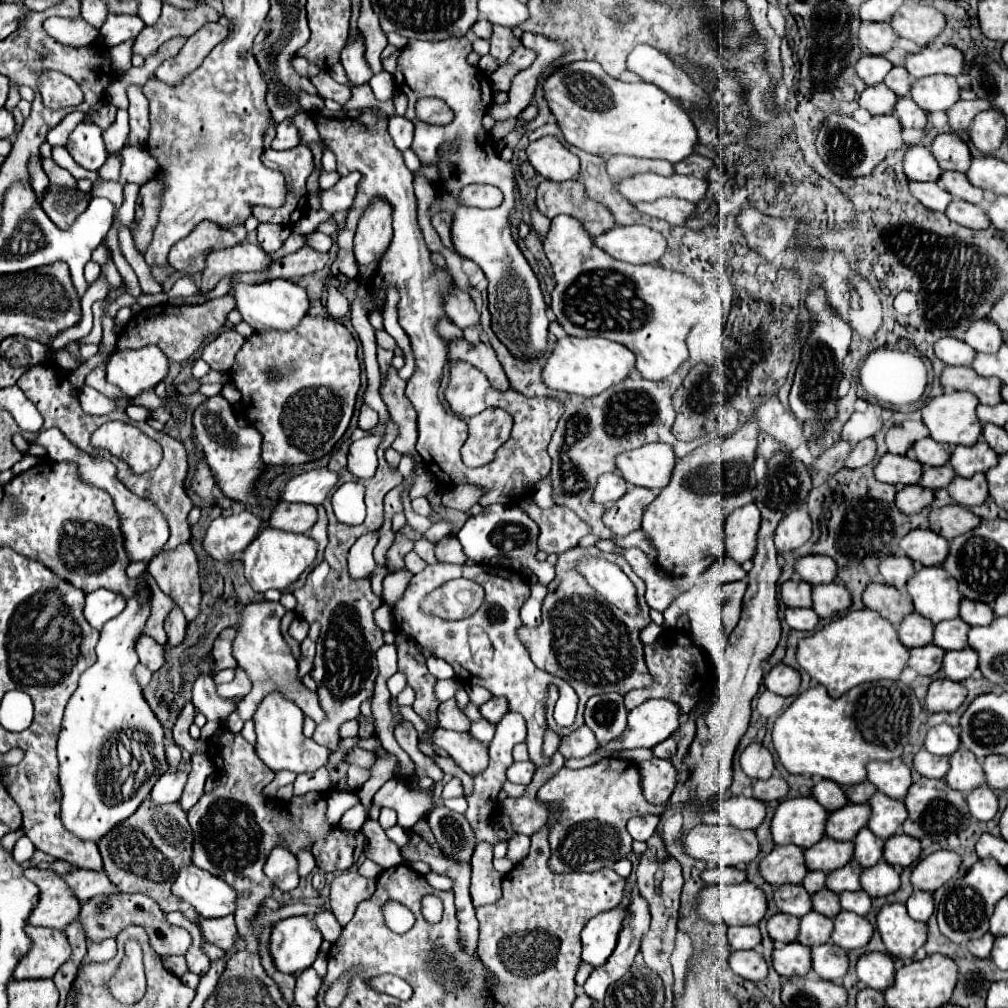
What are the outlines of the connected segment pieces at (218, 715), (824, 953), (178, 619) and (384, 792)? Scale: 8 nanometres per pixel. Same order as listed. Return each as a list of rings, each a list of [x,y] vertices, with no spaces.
[[[197,677],[195,685],[193,685],[193,705],[199,713],[203,713],[209,721],[225,721],[235,707],[231,705],[231,701],[221,699],[215,693],[215,683],[211,677]]]
[[[833,943],[813,947],[811,959],[813,959],[813,971],[827,981],[841,981],[849,967],[847,951]]]
[[[173,605],[173,609],[171,609],[171,613],[167,615],[167,619],[165,619],[165,625],[163,625],[163,627],[165,627],[165,631],[167,631],[167,637],[169,637],[171,647],[175,647],[175,645],[179,645],[179,643],[183,641],[187,621],[185,621],[183,611],[181,611],[181,607],[179,607],[179,605]]]
[[[393,777],[375,793],[373,805],[395,809],[397,823],[411,829],[433,807],[433,797],[427,791],[411,791],[403,777]]]

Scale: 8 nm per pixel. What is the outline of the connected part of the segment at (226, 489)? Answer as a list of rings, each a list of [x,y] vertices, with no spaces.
[[[221,393],[209,397],[195,409],[193,427],[195,427],[197,445],[199,445],[199,449],[203,449],[203,455],[207,459],[207,465],[213,471],[213,477],[215,477],[219,489],[229,499],[257,505],[257,499],[253,497],[253,483],[265,469],[265,465],[259,459],[259,453],[261,453],[259,431],[241,429],[231,411],[231,405],[227,403],[227,399]]]

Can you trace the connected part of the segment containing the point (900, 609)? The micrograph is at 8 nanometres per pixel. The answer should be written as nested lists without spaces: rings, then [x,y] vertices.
[[[867,583],[863,591],[863,603],[867,609],[877,611],[881,617],[889,619],[895,627],[901,623],[901,619],[913,611],[911,597],[907,597],[905,591],[899,591],[885,583]]]

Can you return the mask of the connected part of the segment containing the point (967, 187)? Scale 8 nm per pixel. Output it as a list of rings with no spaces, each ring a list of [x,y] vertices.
[[[943,171],[941,177],[939,177],[939,185],[949,191],[953,197],[959,197],[963,201],[969,201],[969,203],[981,203],[983,201],[983,189],[977,189],[973,187],[965,173],[959,173],[959,171]]]

